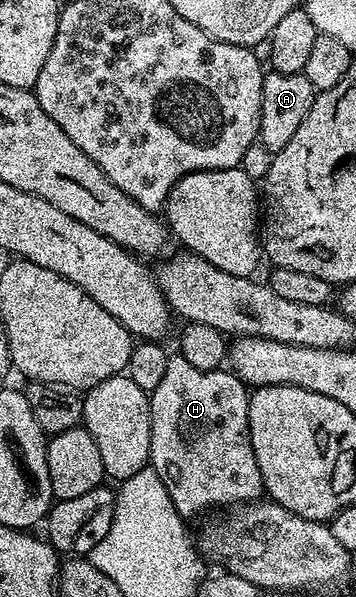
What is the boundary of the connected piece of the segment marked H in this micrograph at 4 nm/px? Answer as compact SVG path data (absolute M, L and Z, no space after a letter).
M178 354L169 355L168 361L166 362L166 374L162 377L162 382L158 383L158 386L150 394L150 403L152 405L152 433L150 434L150 454L148 455L150 461L150 467L158 474L158 478L162 478L162 482L166 486L166 490L170 494L170 498L174 502L174 506L178 510L178 514L185 518L191 518L191 516L196 516L199 512L204 512L207 508L220 508L216 510L224 510L227 504L232 504L231 506L243 506L256 501L259 501L261 497L265 495L264 483L262 482L262 470L258 470L258 458L254 458L254 446L250 442L250 426L248 425L248 397L250 395L249 389L246 387L243 380L236 375L235 372L231 370L217 370L214 372L207 372L206 370L197 370L195 366L190 366L190 362L186 362L186 358L182 358Z

